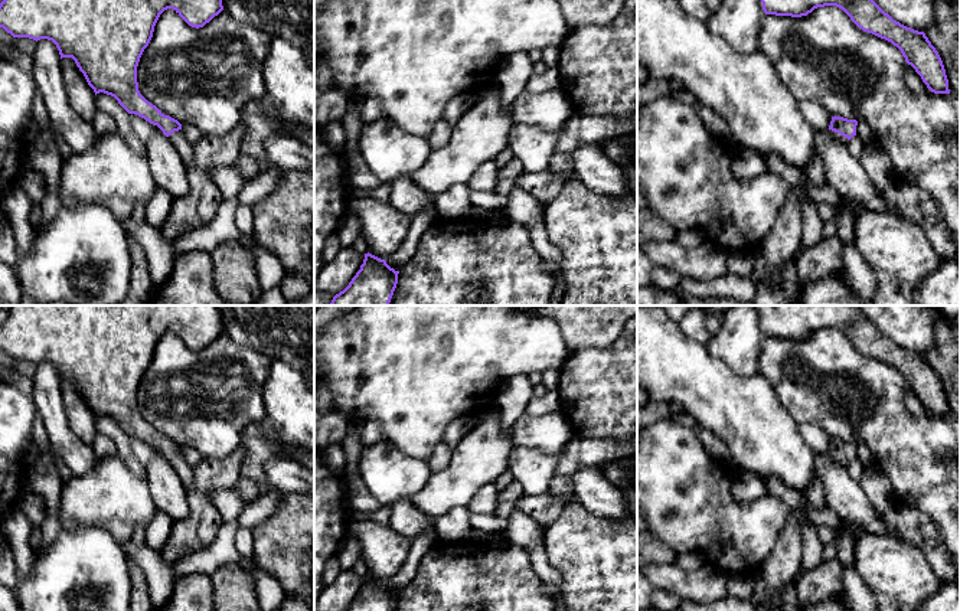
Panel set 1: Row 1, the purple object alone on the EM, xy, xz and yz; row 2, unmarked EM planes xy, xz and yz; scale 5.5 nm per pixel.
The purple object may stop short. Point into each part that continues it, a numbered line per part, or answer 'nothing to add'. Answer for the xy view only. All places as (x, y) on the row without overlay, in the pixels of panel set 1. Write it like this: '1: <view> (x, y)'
1: xy (185, 471)

